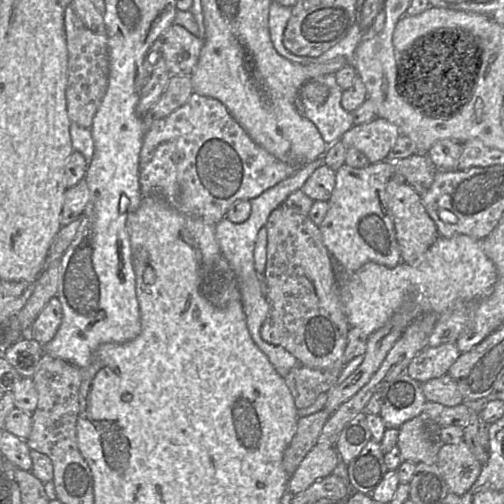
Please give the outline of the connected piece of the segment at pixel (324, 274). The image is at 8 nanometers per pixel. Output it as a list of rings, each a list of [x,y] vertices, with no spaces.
[[[281,204],[271,212],[265,228],[266,264],[261,277],[266,289],[268,313],[260,329],[262,339],[283,347],[303,366],[318,370],[342,369],[349,324],[338,295],[331,255],[322,242],[319,227],[307,215],[298,214]]]

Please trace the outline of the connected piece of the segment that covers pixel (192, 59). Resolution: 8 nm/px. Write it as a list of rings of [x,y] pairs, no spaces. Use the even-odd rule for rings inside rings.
[[[172,24],[160,37],[162,54],[170,75],[190,75],[203,46],[203,37]]]

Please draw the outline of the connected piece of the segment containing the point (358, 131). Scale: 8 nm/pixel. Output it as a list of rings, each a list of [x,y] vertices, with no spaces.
[[[376,117],[368,123],[354,125],[340,140],[346,147],[356,148],[363,153],[369,163],[378,163],[387,159],[400,135],[394,124]]]

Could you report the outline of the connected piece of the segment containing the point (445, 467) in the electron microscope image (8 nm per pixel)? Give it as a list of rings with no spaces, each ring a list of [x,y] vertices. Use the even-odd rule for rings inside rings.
[[[464,440],[456,444],[441,444],[436,464],[448,486],[449,493],[454,493],[461,497],[472,487],[482,470],[482,464],[470,451]],[[464,467],[469,469],[467,474],[463,472]]]

